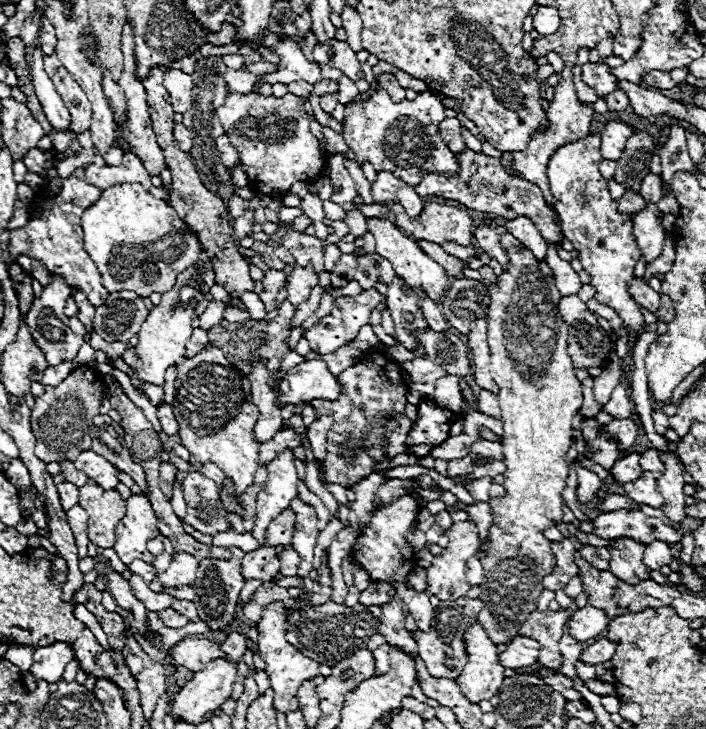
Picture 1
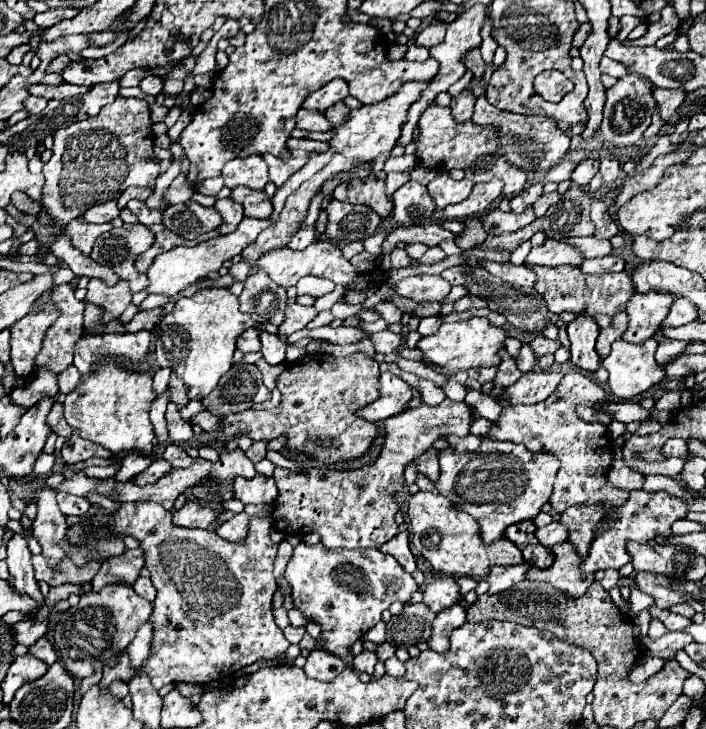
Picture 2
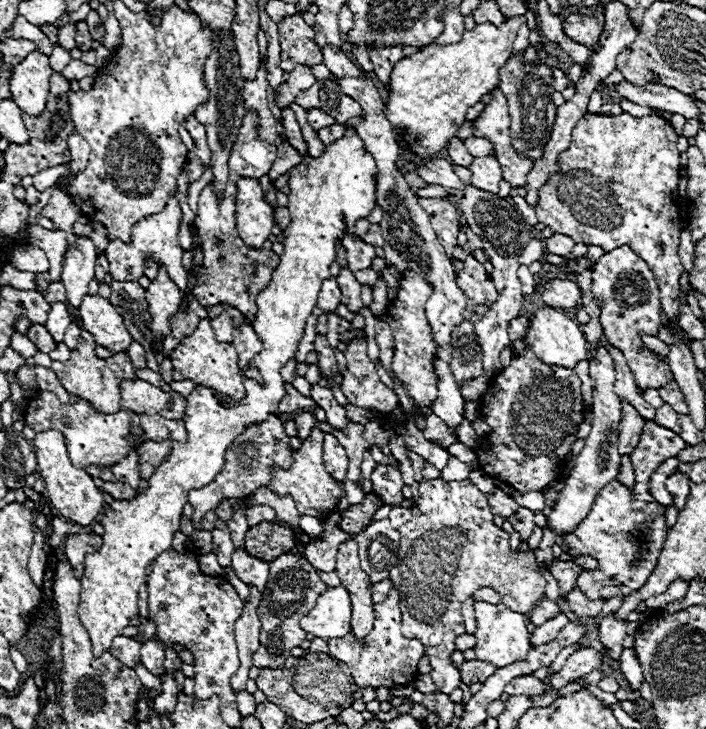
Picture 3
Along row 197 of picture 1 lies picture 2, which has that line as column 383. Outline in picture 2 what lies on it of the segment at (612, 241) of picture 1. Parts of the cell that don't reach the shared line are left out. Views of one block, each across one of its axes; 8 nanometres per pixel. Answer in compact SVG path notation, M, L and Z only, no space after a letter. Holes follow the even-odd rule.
M300 542L286 566L284 578L290 584L294 606L322 626L322 648L340 658L350 654L352 644L380 622L380 614L392 602L410 602L418 590L412 574L408 574L394 556L380 550L326 550L322 544L308 546Z

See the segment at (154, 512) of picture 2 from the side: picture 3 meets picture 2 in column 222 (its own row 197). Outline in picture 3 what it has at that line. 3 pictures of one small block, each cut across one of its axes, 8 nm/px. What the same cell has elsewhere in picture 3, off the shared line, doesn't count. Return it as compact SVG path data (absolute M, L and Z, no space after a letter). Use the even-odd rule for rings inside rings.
M588 112L576 124L570 148L560 154L560 174L552 176L550 182L542 186L536 206L538 222L550 226L558 234L570 236L576 244L600 246L604 252L630 246L636 254L640 254L656 276L660 286L660 304L670 322L676 322L680 308L678 278L684 272L678 258L682 216L676 204L680 180L680 152L676 148L676 138L678 136L668 120L660 116L634 118L626 112L622 116L598 116Z

